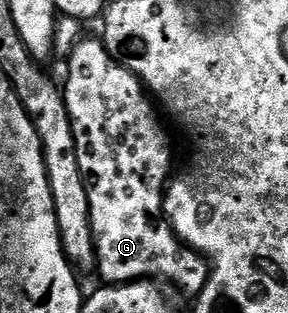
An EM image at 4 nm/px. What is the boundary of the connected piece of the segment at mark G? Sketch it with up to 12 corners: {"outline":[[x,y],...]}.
{"outline":[[101,37],[64,93],[97,277],[201,294],[164,217],[170,138]]}

